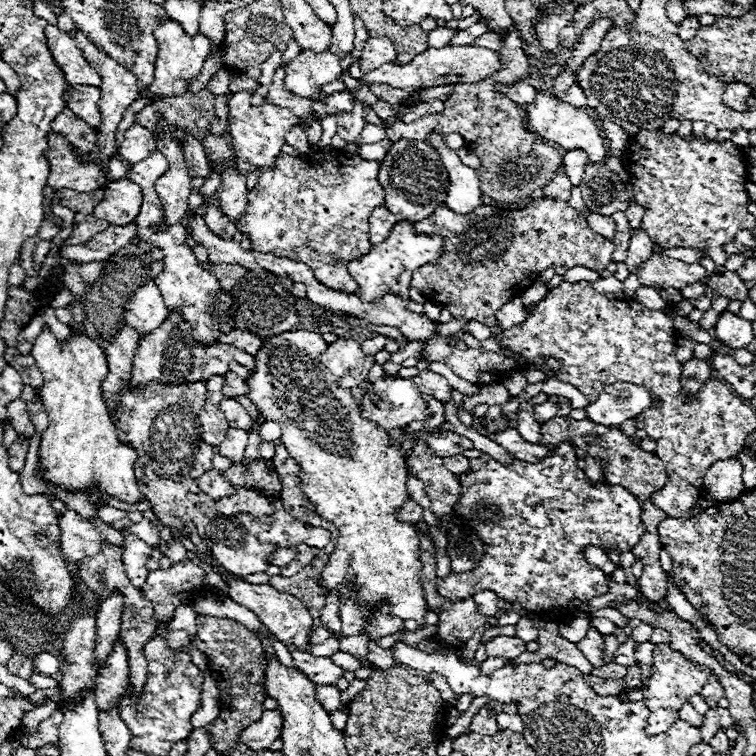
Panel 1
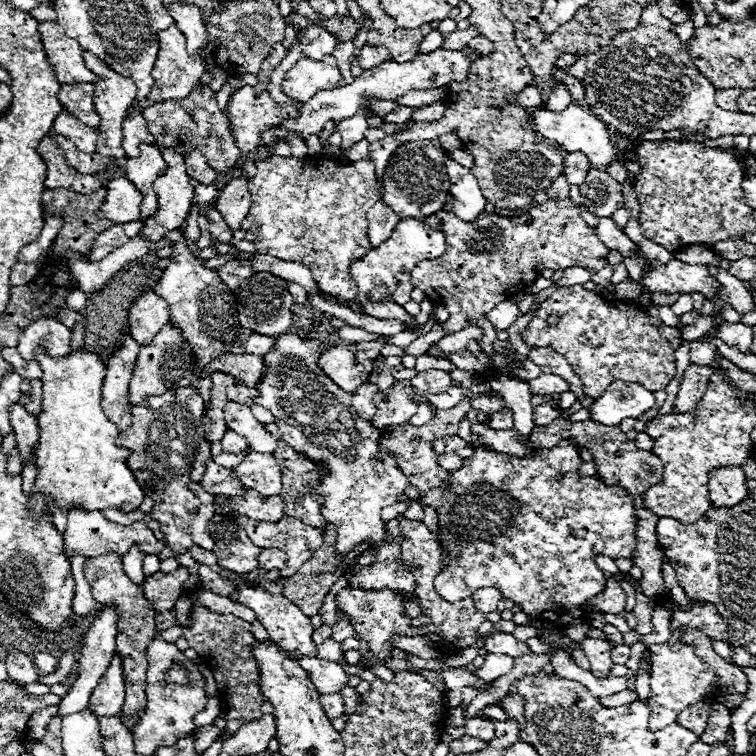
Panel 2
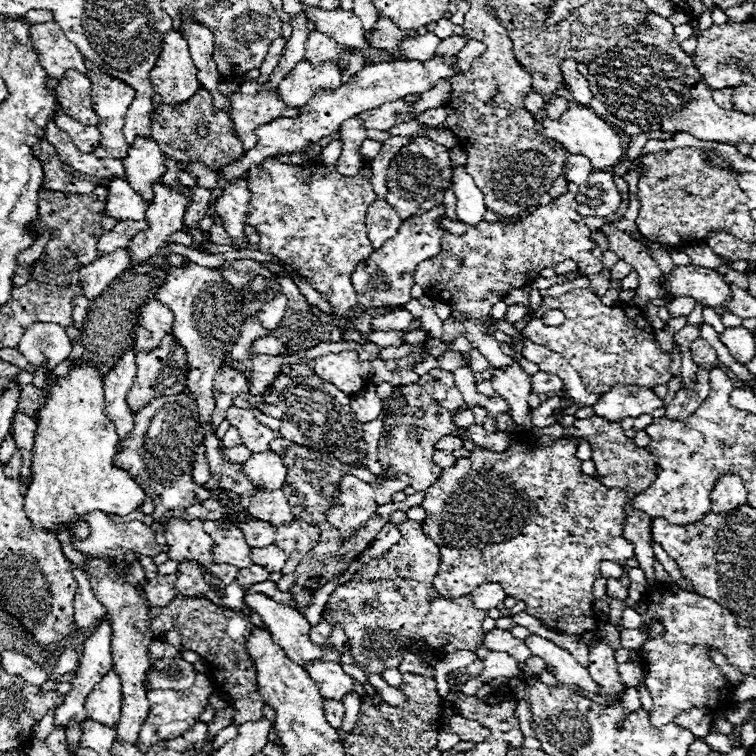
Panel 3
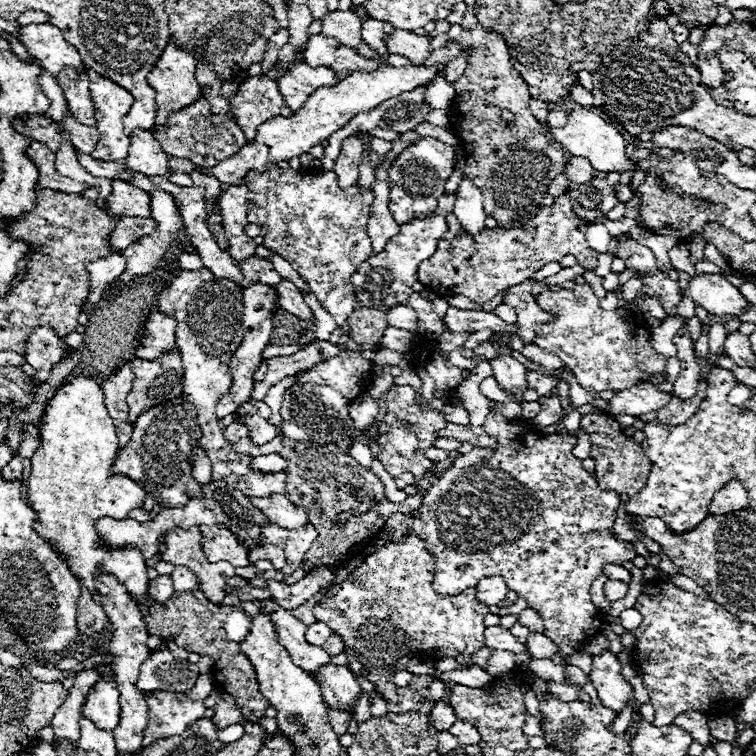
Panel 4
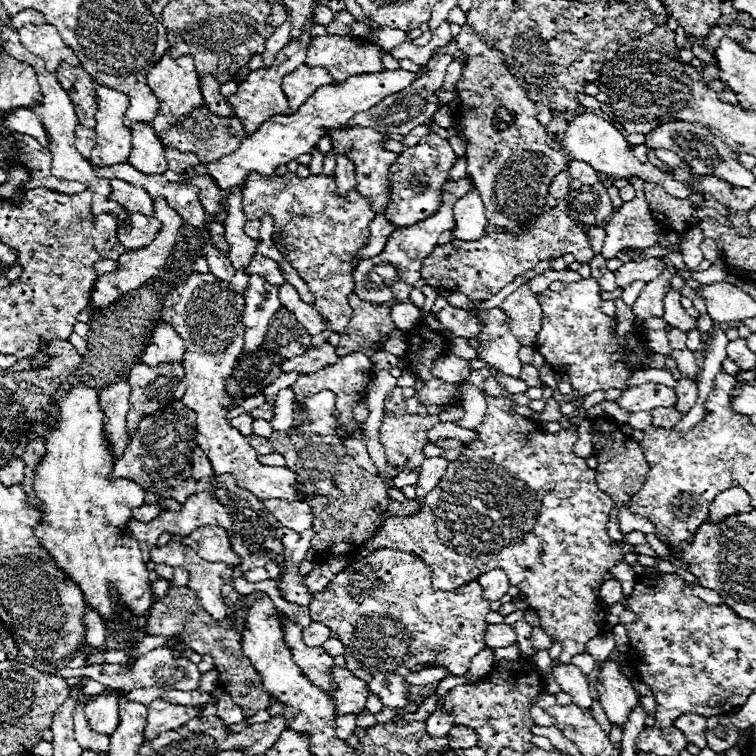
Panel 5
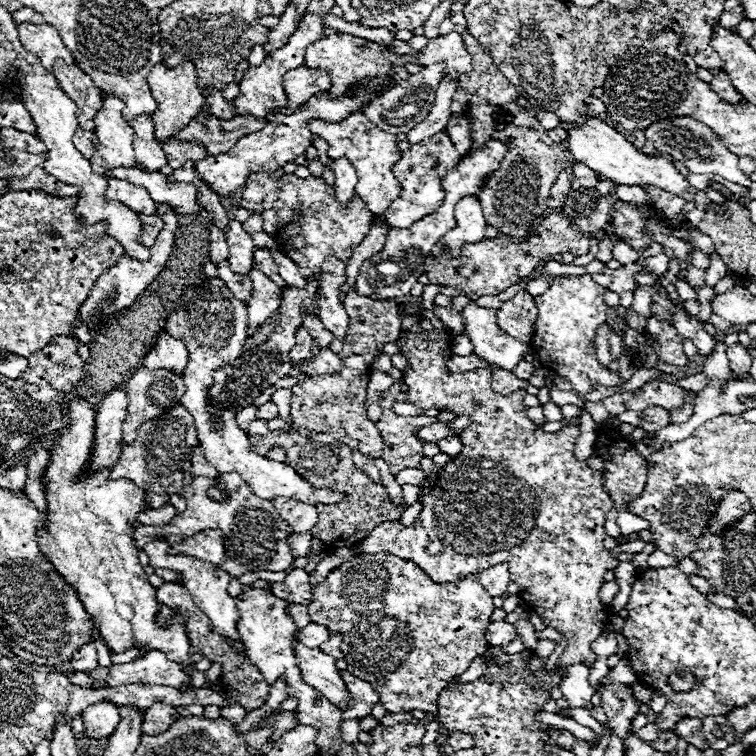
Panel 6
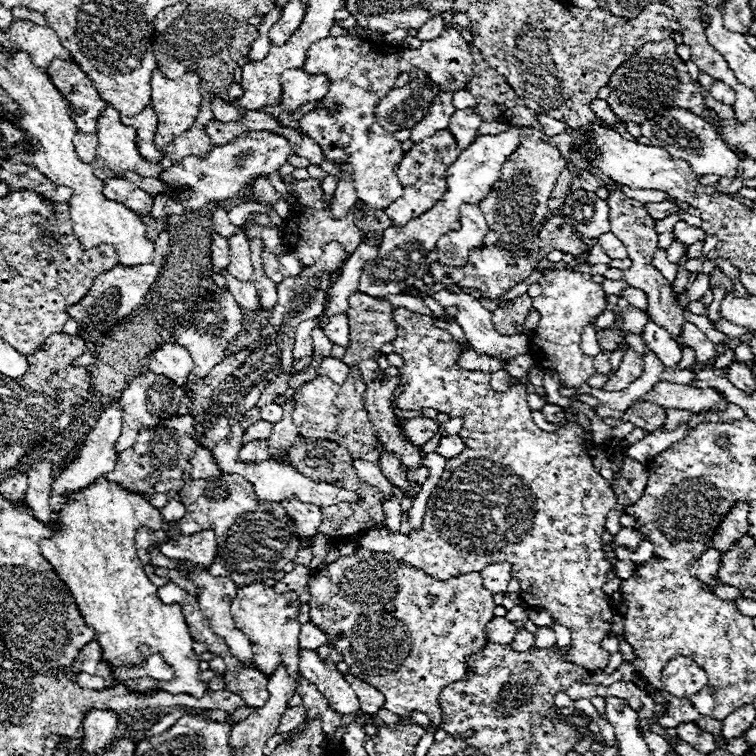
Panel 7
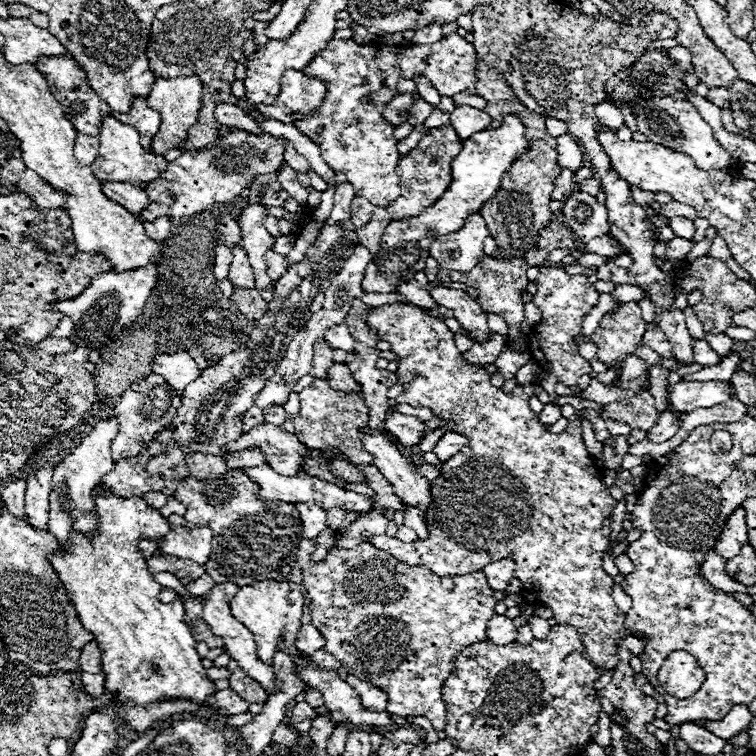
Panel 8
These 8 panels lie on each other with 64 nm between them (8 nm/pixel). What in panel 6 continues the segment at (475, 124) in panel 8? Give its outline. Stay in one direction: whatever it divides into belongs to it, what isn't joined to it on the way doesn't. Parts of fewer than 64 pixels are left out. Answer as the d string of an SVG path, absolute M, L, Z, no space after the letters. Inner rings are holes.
M452 114L452 118L448 120L448 124L444 128L444 132L450 136L450 140L454 140L454 148L458 148L460 156L464 156L472 146L470 126L472 126L472 120L466 114Z

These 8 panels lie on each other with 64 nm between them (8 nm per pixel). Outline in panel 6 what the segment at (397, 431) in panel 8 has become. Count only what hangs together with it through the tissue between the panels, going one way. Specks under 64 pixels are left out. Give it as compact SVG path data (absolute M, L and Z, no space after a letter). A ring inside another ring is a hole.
M436 422L436 424L430 424L430 426L422 428L422 430L418 432L418 436L420 436L424 442L438 442L438 440L442 440L442 438L446 438L446 436L462 436L462 430L454 432L448 424Z

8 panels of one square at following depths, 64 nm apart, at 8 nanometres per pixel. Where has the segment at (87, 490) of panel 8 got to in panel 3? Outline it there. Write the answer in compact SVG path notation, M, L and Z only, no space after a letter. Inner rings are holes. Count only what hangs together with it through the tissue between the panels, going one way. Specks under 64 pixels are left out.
M126 350L114 368L104 376L104 412L114 420L120 438L132 432L132 412L126 402L126 394L136 378L136 352Z

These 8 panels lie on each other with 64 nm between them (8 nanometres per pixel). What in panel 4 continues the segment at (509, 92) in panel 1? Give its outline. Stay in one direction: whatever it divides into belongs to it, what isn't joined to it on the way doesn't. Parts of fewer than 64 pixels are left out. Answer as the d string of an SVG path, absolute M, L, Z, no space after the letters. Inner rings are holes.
M530 100L530 110L532 110L532 114L540 120L540 122L544 122L546 120L546 116L548 116L548 104L546 102L542 102L542 100Z

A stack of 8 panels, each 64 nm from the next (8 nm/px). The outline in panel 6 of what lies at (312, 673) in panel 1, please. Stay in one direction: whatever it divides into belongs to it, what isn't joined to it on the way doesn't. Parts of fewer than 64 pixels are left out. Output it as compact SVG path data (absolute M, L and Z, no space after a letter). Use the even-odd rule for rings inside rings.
M340 670L338 672L346 684L346 690L350 692L350 698L352 698L352 706L348 706L344 710L344 718L364 718L372 712L372 706L380 700L380 696L376 694L376 690L364 682L364 680L358 680L356 676L352 676L350 672L346 670Z

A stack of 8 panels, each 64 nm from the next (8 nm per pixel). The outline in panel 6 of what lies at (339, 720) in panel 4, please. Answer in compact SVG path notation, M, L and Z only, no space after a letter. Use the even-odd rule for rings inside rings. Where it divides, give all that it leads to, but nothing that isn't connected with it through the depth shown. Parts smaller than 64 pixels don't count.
M344 720L342 726L340 726L340 736L344 742L348 744L356 744L358 742L358 734L360 734L360 726L358 726L358 720Z

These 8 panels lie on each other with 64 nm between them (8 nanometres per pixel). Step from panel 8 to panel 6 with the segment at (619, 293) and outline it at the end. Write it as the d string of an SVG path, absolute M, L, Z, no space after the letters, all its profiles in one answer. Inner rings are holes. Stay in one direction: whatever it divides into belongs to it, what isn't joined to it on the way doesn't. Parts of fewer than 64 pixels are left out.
M638 288L634 292L632 310L644 318L652 316L652 288Z

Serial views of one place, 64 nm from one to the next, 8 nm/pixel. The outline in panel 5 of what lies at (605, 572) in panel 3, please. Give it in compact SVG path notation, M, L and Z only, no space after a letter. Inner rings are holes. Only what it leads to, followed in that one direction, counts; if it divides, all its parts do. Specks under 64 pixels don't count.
M618 564L618 566L612 566L610 570L608 570L610 574L612 574L612 578L614 580L618 580L620 584L622 584L622 588L624 588L624 598L626 596L630 596L632 594L632 588L634 588L634 584L636 584L636 572L628 566L628 564Z

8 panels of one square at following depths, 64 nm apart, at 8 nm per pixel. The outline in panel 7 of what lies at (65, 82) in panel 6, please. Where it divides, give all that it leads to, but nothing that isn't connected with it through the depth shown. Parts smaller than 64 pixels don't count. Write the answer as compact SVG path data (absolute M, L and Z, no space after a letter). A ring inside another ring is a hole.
M56 58L46 70L54 86L72 104L72 120L76 122L78 130L94 134L96 120L106 108L106 102L98 96L94 84L74 62L64 62Z

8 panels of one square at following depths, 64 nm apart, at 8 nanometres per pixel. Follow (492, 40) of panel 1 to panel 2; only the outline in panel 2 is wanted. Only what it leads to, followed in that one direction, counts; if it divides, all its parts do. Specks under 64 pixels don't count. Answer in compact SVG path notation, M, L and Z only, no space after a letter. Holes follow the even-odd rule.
M476 36L470 44L468 44L468 50L478 50L478 52L482 52L482 54L490 54L492 52L492 42L488 40L488 38L484 38L484 36Z

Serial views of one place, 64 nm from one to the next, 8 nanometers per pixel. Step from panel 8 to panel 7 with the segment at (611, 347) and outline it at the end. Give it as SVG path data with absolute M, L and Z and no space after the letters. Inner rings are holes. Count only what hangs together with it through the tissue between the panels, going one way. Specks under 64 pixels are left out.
M628 306L626 310L622 310L622 320L624 320L624 328L634 334L642 334L646 326L646 314L634 306ZM612 326L610 330L606 330L606 332L598 332L598 342L600 342L600 346L602 346L608 354L612 354L612 350L614 350L618 344L626 344L624 338L620 336L620 330L616 330L614 326Z

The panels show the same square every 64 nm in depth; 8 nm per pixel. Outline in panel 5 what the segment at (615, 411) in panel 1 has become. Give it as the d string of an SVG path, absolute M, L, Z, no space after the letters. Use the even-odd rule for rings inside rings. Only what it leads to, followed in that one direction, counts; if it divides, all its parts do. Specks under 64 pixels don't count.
M642 384L634 386L622 392L622 396L616 400L620 408L626 412L644 412L644 410L654 410L654 408L670 408L676 404L676 392L674 388L662 386L662 384Z

